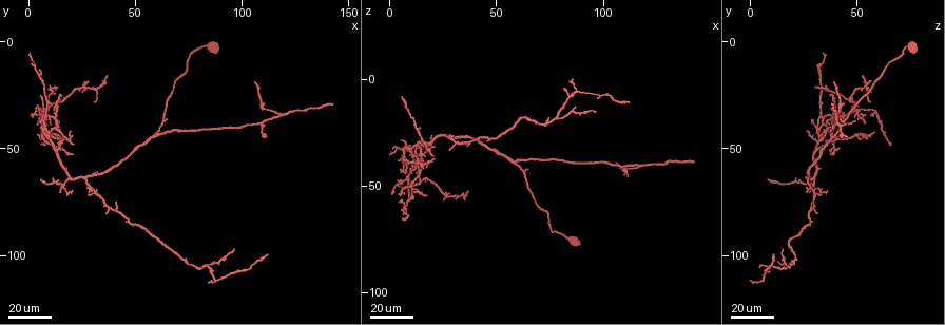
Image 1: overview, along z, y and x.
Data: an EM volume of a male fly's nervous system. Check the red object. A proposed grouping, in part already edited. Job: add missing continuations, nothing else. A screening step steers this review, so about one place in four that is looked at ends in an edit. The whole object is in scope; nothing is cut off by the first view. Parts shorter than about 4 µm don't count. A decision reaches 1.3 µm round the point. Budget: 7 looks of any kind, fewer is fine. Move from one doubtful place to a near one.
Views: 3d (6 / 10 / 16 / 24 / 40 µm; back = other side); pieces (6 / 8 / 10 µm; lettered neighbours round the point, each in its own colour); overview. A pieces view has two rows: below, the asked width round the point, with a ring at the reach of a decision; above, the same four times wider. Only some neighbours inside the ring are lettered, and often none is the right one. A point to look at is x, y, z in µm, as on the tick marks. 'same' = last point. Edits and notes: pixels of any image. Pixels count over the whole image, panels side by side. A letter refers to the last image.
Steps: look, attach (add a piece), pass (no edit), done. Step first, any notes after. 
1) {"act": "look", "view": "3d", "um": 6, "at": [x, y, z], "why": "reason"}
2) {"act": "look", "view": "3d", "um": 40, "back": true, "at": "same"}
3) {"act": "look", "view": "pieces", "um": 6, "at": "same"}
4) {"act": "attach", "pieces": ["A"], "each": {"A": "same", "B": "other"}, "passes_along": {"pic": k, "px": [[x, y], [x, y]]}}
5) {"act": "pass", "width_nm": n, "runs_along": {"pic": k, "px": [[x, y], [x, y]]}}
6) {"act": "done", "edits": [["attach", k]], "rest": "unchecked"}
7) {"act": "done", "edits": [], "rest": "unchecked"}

{"act": "look", "view": "3d", "um": 24, "at": [17, 46, 54], "why": "tapers out"}

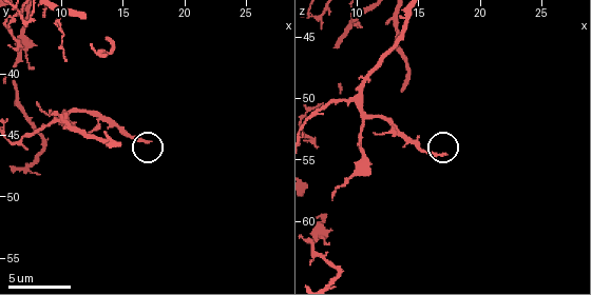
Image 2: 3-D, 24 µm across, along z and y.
{"act": "look", "view": "pieces", "um": 6, "at": [17.2, 45.6, 54.4], "why": "what lies round it"}

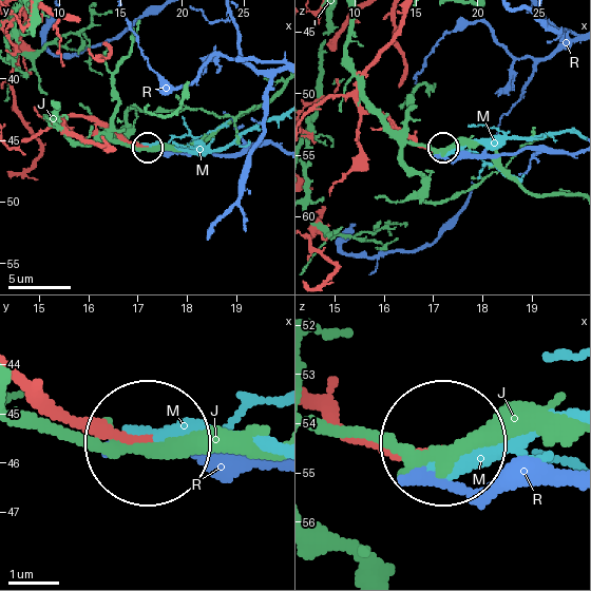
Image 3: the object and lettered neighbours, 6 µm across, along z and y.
{"act": "attach", "pieces": ["M"], "each": {"J": "other", "M": "same", "R": "other"}, "passes_along": {"pic": 3, "px": [[19, 378], [57, 412], [140, 441], [271, 441]]}, "found": "it goes on there"}

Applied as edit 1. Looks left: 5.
{"act": "look", "view": "pieces", "um": 8, "at": [13.6, 37.2, 49.2], "why": "free end"}

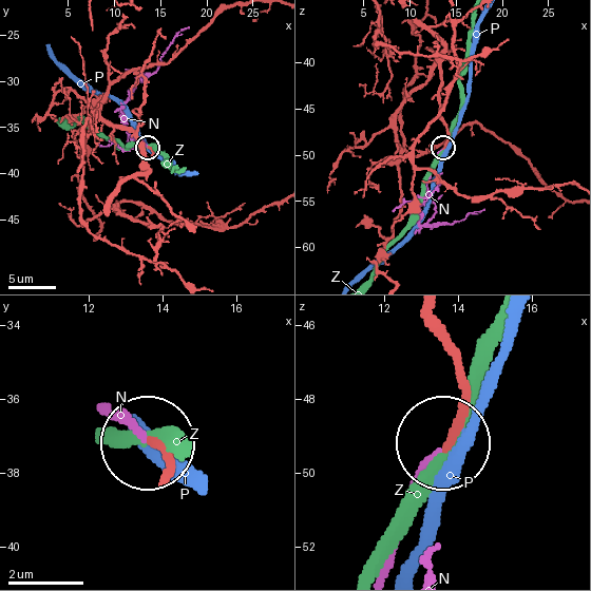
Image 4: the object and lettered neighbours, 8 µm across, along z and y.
{"act": "attach", "pieces": ["N"], "each": {"N": "same", "P": "other", "Z": "other"}, "passes_along": {"pic": 4, "px": [[161, 481], [161, 456], [115, 418]]}, "found": "it goes on there"}

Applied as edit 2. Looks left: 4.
{"act": "look", "view": "overview", "why": "see it whole again"}

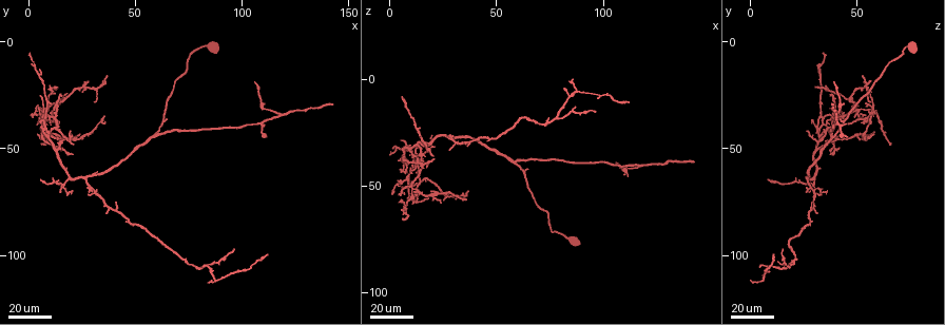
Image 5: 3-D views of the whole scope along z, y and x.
{"act": "look", "view": "3d", "um": 24, "at": [5, 48, 65], "why": "end of a long branch"}

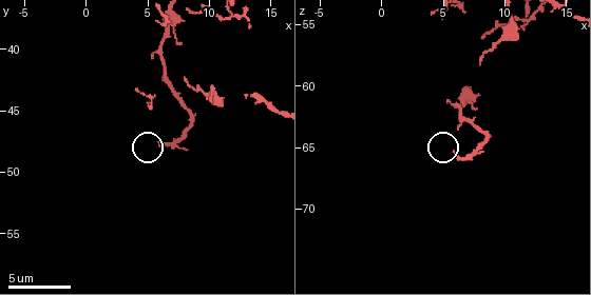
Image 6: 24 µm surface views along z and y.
{"act": "look", "view": "pieces", "um": 6, "at": [6.2, 47.8, 65.4], "why": "see the neighbours"}

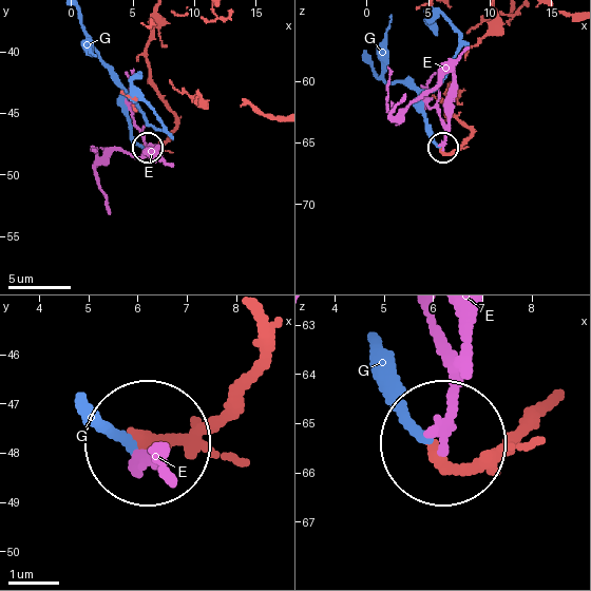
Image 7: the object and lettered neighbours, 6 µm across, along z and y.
{"act": "pass", "each": {"E": "other", "G": "other"}, "found": "no lettered piece goes on from it"}

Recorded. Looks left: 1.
{"act": "done", "edits": [["attach", 3], ["attach", 4]], "rest": "unchecked"}

